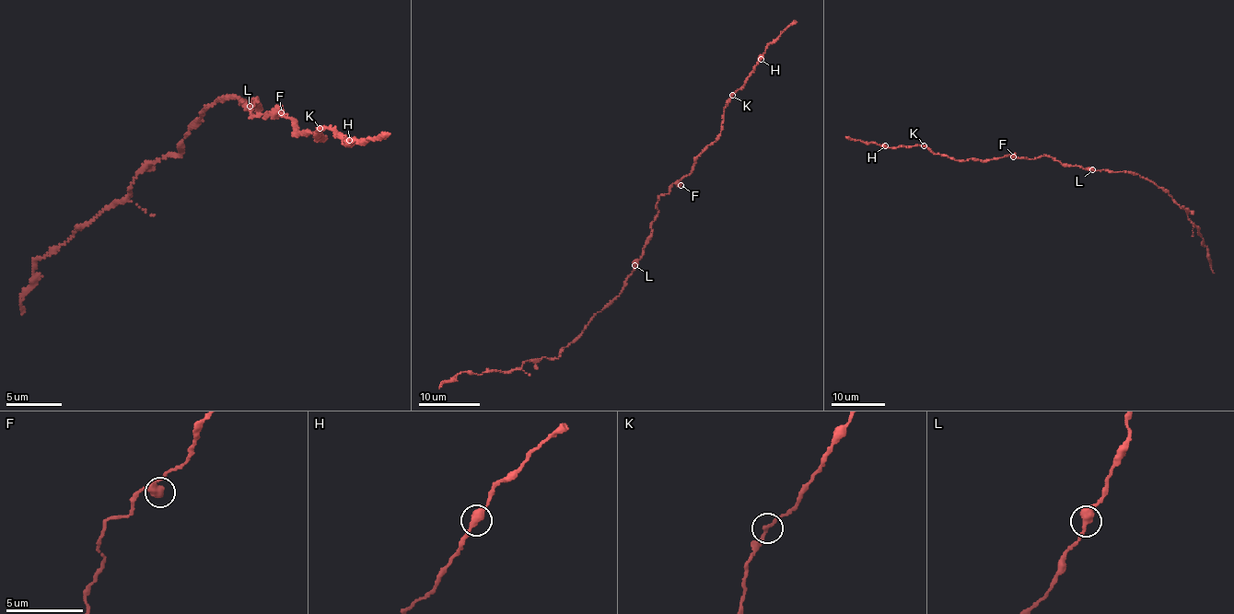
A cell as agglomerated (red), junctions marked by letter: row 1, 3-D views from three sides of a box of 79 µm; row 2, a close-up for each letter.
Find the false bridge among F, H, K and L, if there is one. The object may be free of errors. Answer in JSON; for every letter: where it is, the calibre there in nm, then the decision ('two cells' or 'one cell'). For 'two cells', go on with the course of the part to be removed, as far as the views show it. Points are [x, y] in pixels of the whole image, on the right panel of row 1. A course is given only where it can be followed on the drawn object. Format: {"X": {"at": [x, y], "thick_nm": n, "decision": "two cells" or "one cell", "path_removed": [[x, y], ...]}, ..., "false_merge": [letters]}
{"F": {"at": [1013, 156], "thick_nm": 400, "decision": "one cell"}, "H": {"at": [885, 145], "thick_nm": 400, "decision": "one cell"}, "K": {"at": [924, 145], "thick_nm": 240, "decision": "one cell"}, "L": {"at": [1092, 169], "thick_nm": 400, "decision": "one cell"}, "false_merge": []}

